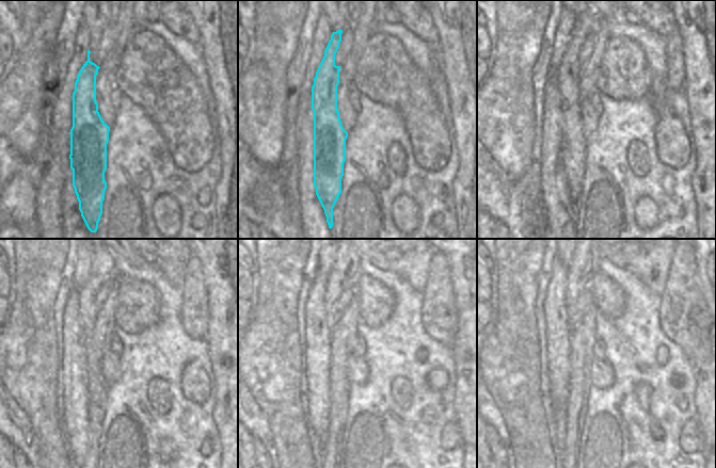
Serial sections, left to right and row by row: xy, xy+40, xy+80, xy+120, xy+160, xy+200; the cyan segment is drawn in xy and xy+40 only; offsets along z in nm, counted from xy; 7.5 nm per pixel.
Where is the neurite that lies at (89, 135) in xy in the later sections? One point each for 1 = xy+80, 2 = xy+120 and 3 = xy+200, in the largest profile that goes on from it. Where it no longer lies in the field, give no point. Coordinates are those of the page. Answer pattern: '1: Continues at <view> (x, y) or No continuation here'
1: Continues at xy+80 (573, 144)
2: Continues at xy+120 (104, 268)
3: Continues at xy+200 (584, 265)

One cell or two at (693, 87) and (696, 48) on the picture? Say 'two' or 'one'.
one

